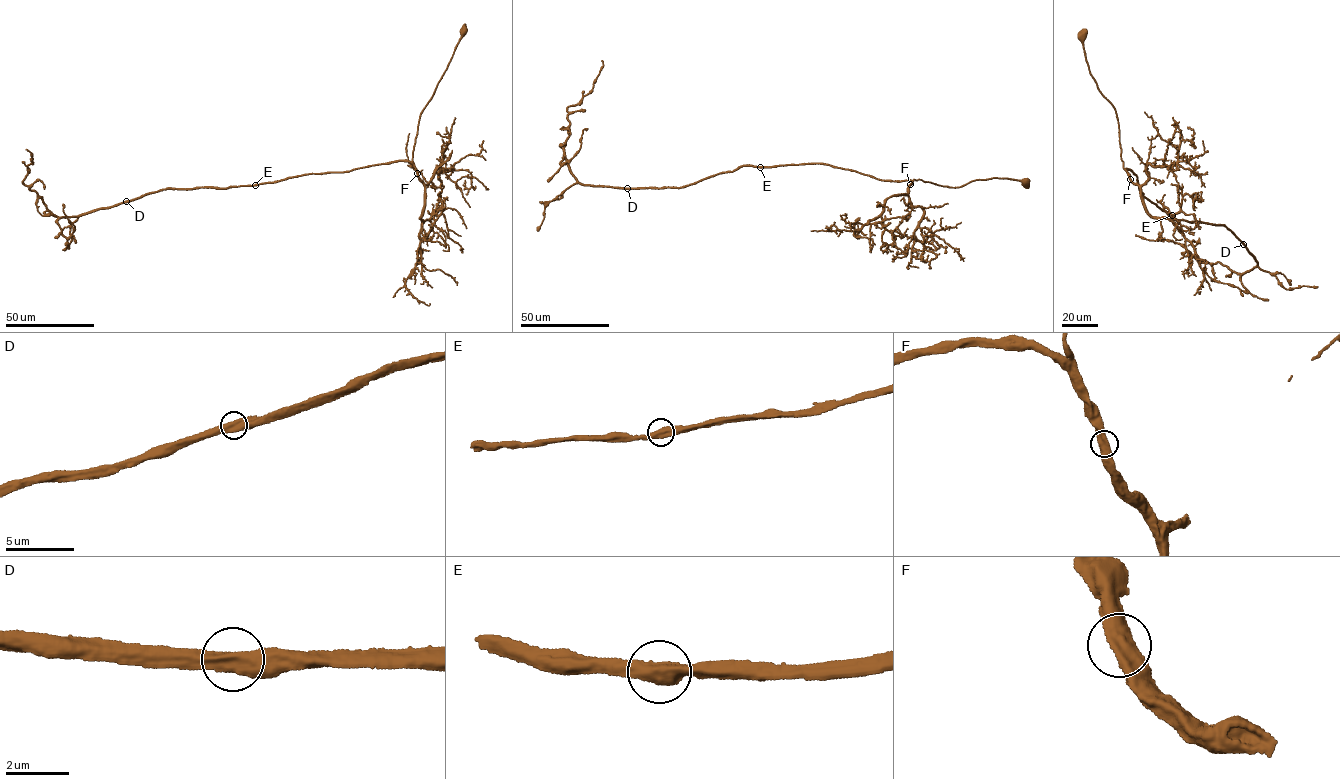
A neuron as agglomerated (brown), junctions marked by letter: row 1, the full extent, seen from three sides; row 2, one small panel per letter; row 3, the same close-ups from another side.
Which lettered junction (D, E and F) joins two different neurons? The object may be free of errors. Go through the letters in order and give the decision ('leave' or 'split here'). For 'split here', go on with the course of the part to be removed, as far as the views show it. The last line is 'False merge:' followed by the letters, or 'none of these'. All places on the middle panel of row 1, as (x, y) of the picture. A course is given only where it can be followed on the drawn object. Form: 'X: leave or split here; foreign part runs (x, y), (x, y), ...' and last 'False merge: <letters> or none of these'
D: leave
E: leave
F: leave
False merge: none of these

